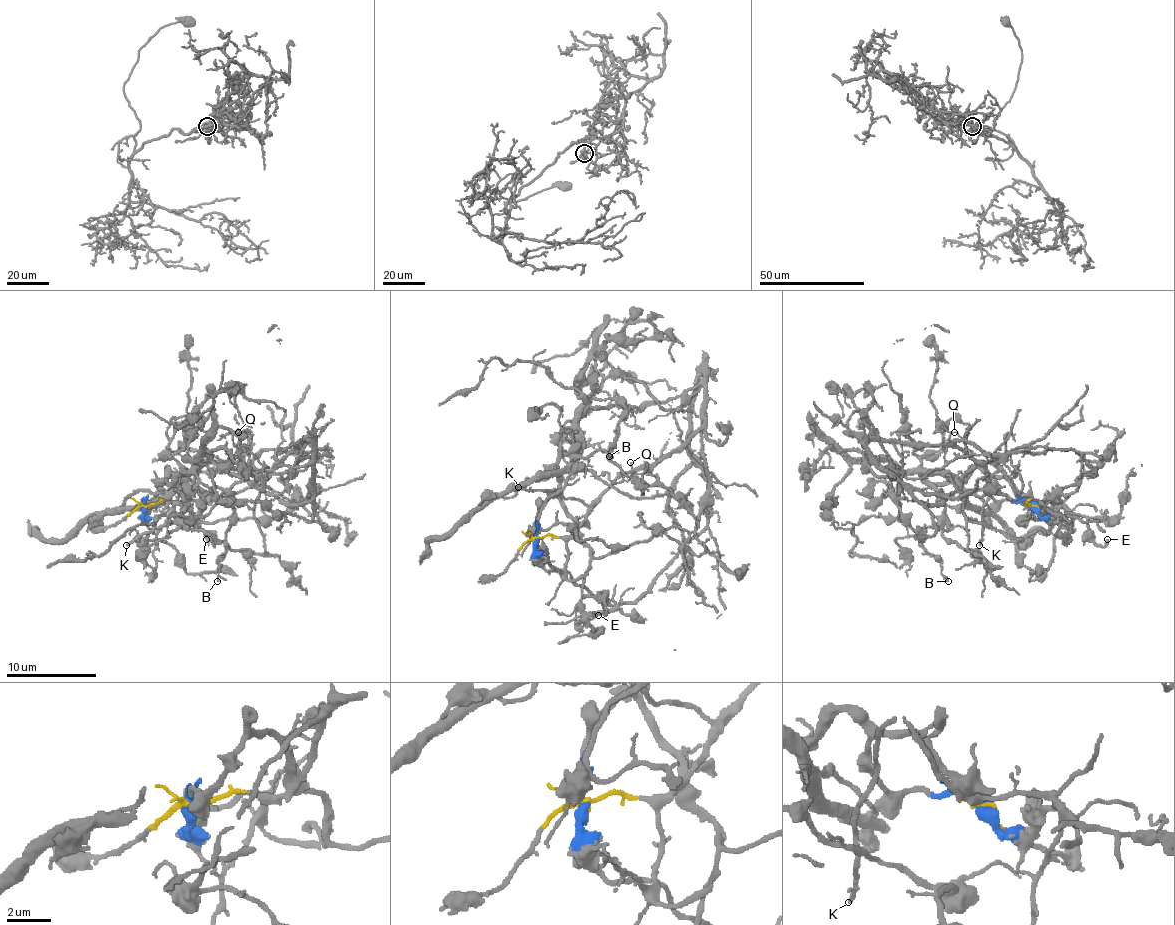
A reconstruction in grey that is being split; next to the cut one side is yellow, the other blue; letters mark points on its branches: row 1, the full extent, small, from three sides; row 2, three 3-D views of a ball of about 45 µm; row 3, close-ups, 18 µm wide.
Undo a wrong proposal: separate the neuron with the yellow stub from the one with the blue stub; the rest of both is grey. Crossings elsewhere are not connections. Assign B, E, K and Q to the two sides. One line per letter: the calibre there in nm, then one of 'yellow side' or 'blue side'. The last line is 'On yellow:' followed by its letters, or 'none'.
B: 110 nm thick; blue side
E: 170 nm thick; blue side
K: 190 nm thick; yellow side
Q: 90 nm thick; yellow side
On yellow: K, Q

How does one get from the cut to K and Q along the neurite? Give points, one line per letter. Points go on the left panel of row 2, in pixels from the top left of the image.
K: (145, 505), (156, 501), (181, 501), (192, 487), (196, 472), (183, 481), (147, 532), (127, 546)
Q: (145, 505), (156, 501), (181, 501), (192, 487), (192, 478), (205, 465), (223, 463), (237, 451), (239, 431)

